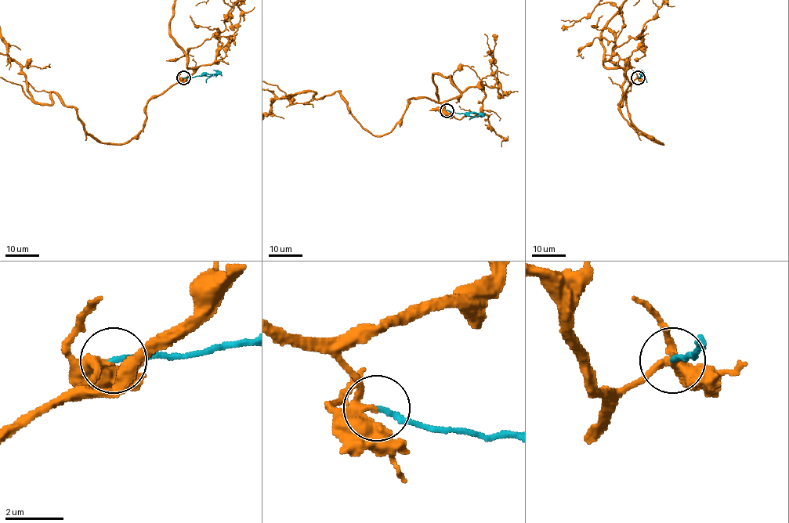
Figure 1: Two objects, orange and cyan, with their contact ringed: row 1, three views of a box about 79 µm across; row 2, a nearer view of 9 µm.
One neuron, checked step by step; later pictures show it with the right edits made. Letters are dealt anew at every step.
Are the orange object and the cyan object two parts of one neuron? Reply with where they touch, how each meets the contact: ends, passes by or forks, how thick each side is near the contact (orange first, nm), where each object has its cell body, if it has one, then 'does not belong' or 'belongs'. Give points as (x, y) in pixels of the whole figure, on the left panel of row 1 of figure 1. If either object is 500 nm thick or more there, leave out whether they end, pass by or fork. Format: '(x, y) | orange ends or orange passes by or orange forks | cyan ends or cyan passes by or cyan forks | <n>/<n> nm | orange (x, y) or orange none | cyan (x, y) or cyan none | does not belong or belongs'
(183, 77) | orange passes by | cyan ends | 280/170 nm | orange none | cyan none | belongs

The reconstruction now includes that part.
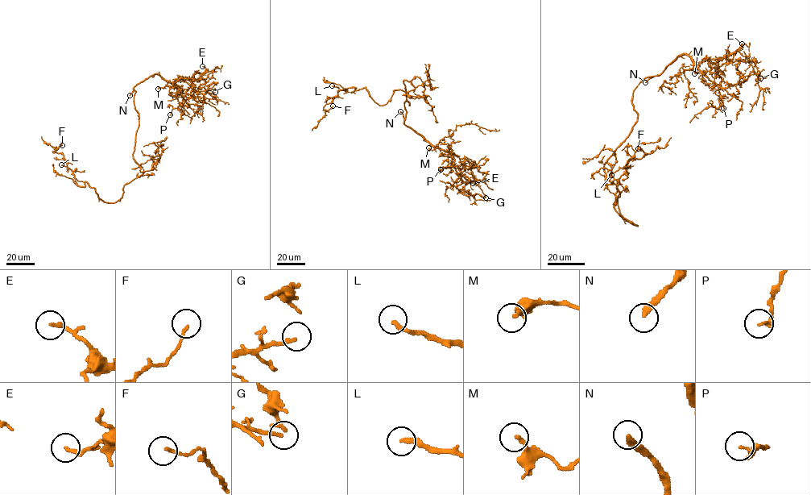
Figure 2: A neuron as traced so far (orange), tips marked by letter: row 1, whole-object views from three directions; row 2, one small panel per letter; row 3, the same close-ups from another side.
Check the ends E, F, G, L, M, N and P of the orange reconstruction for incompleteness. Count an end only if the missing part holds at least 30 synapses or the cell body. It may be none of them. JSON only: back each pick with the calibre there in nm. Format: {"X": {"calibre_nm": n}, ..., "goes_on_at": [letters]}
{"L": {"calibre_nm": 220}, "N": {"calibre_nm": 240}, "goes_on_at": ["L", "N"]}

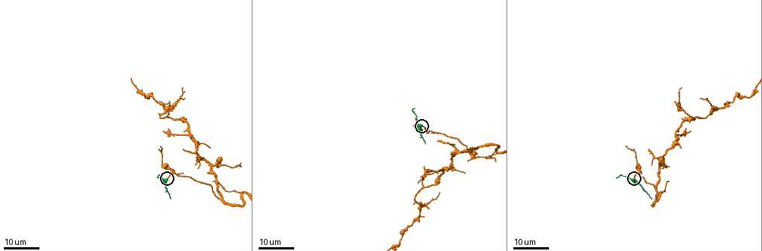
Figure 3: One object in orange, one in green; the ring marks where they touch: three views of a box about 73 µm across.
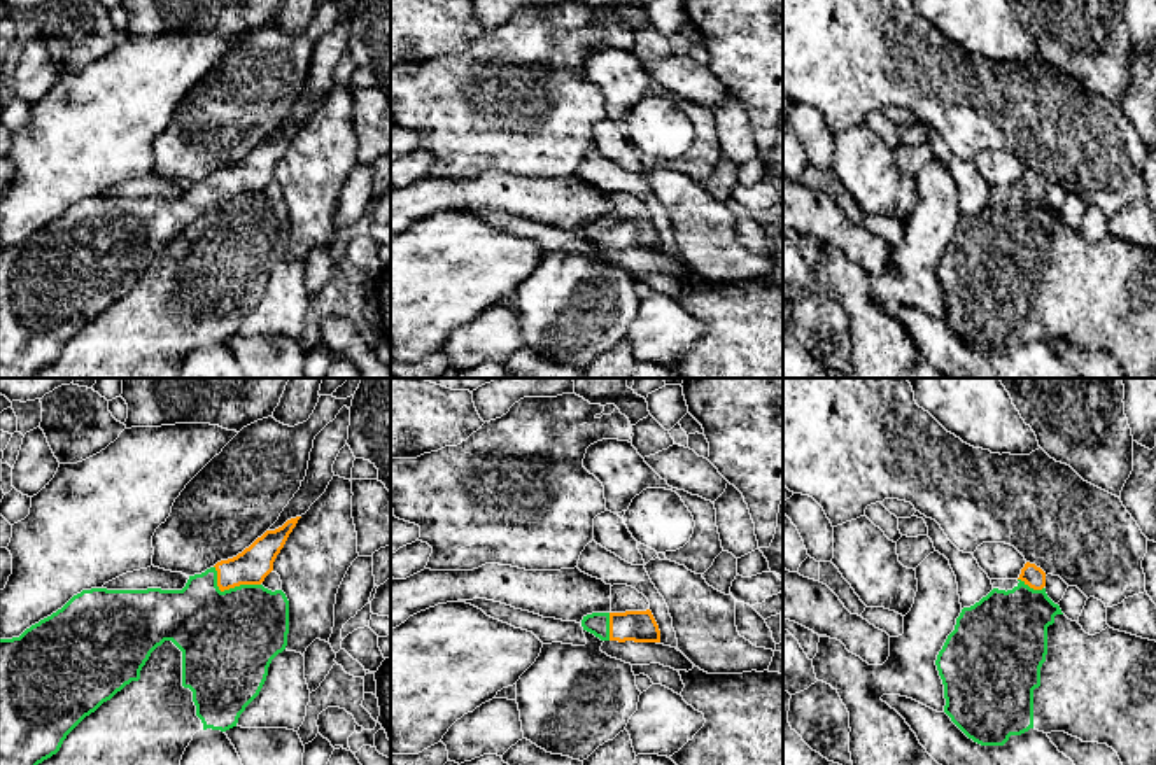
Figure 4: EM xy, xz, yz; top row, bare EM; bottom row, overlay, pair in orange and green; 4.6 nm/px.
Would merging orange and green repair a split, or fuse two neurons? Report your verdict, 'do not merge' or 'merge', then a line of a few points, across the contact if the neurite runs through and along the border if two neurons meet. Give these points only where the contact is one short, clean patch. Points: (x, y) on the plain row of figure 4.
merge | xy (251, 174), (228, 196), (228, 247)

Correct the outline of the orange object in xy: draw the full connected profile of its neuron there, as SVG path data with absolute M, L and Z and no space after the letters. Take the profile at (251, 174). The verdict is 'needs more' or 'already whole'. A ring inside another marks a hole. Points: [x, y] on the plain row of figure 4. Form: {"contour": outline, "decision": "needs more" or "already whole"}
{"contour": "M300 126L266 138L236 165L189 184L182 198L82 198L19 245L0 247L0 378L33 378L56 362L86 324L140 287L151 261L165 249L172 249L182 259L182 294L193 299L203 338L226 340L236 334L240 322L259 303L271 268L287 254L289 208L282 198L271 200L261 191L273 179L273 170Z", "decision": "needs more"}

